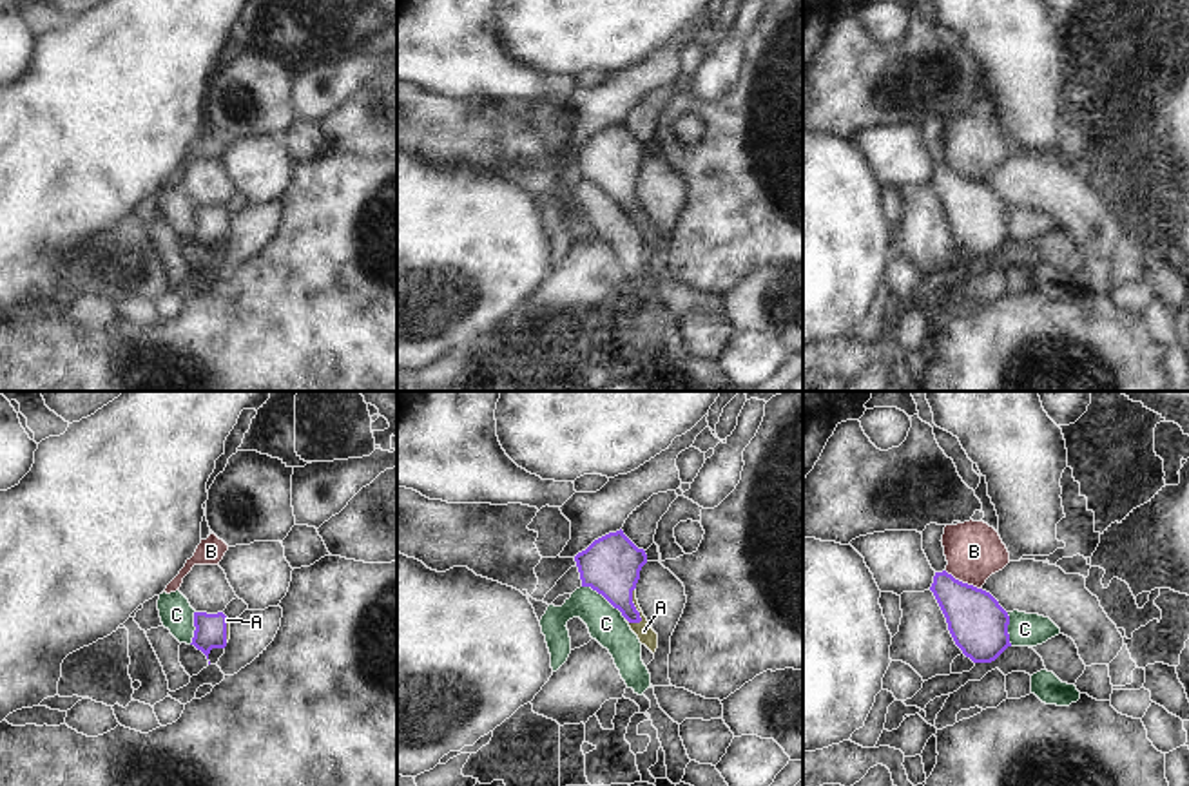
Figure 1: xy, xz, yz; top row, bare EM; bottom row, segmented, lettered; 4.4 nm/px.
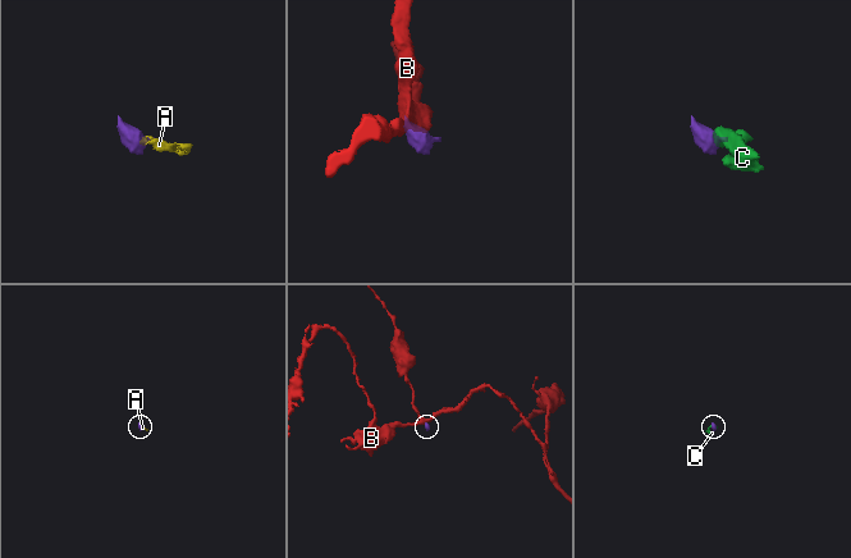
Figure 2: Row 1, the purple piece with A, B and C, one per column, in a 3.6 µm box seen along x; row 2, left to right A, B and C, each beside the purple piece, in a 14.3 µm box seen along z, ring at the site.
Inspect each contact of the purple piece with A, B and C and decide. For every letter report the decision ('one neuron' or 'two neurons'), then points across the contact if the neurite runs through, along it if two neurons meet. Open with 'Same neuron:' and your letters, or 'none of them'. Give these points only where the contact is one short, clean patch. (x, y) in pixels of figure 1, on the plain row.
Same neuron: A
A: one neuron | across xz (611, 160), (622, 191), (635, 203), (644, 225)
B: two neurons | along yz (945, 165), (981, 183)
C: two neurons | along xz (582, 180), (600, 187), (626, 212)

